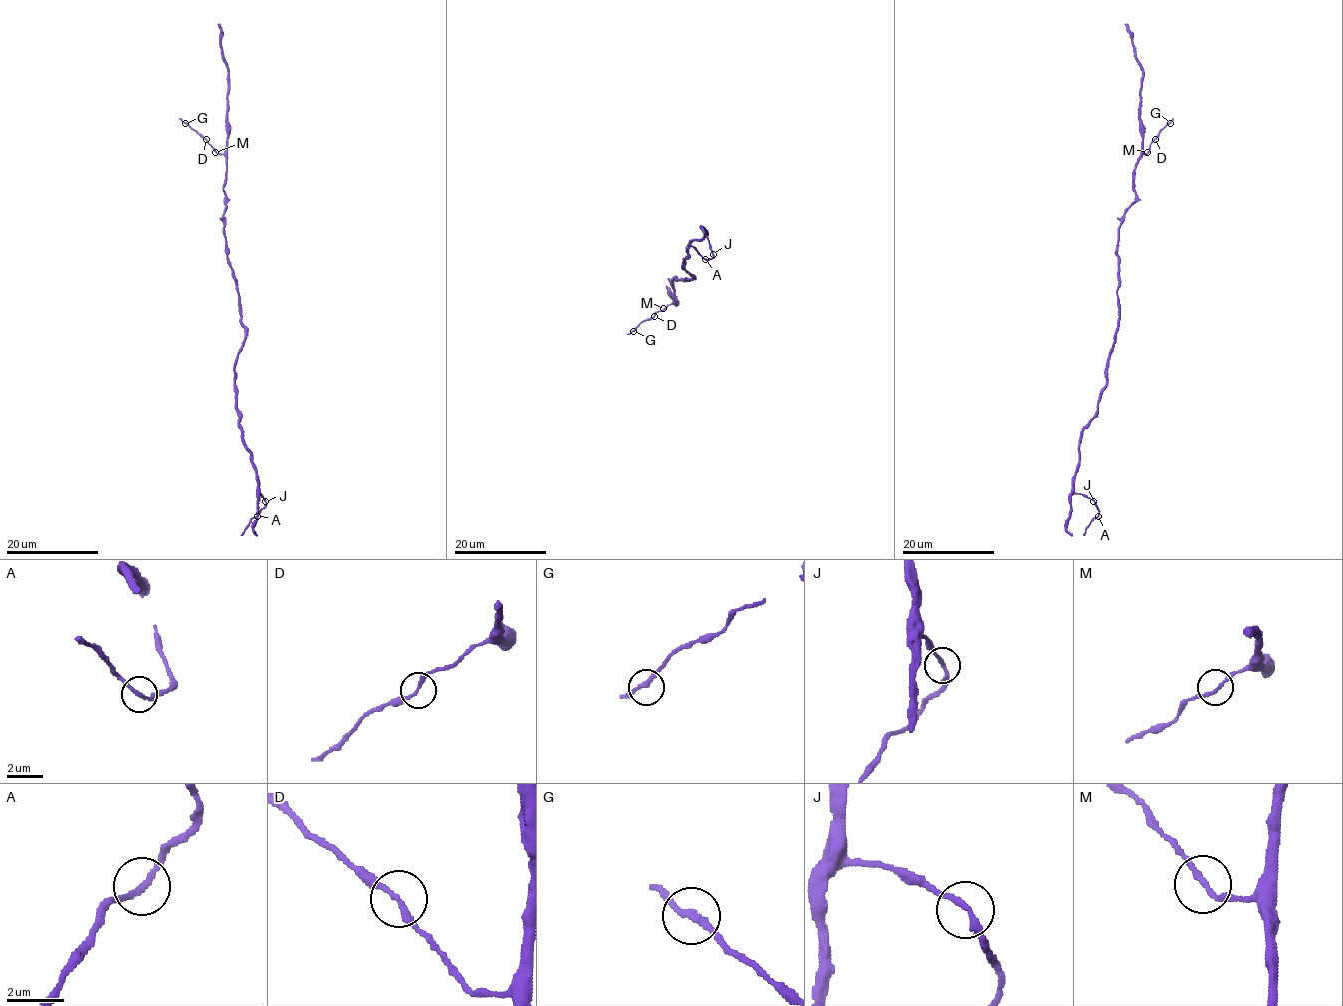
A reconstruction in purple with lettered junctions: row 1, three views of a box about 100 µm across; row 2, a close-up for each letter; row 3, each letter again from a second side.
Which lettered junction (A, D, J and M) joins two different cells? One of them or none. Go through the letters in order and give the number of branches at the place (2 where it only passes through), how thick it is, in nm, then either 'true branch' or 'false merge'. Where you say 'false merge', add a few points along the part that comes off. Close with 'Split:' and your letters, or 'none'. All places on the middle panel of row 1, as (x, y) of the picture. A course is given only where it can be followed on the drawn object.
A: 2 | 190 nm | true branch
D: 2 | 190 nm | true branch
J: 2 | 200 nm | true branch
M: 2 | 180 nm | true branch
Split: none

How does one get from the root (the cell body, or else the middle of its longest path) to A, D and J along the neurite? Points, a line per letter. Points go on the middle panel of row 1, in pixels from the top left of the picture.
A: (686, 278), (692, 277), (683, 268), (687, 247), (706, 235), (714, 255), (705, 259)
D: (686, 278), (673, 280), (674, 300), (654, 316)
J: (686, 278), (692, 276), (683, 268), (683, 262), (693, 240), (706, 235), (713, 254)

